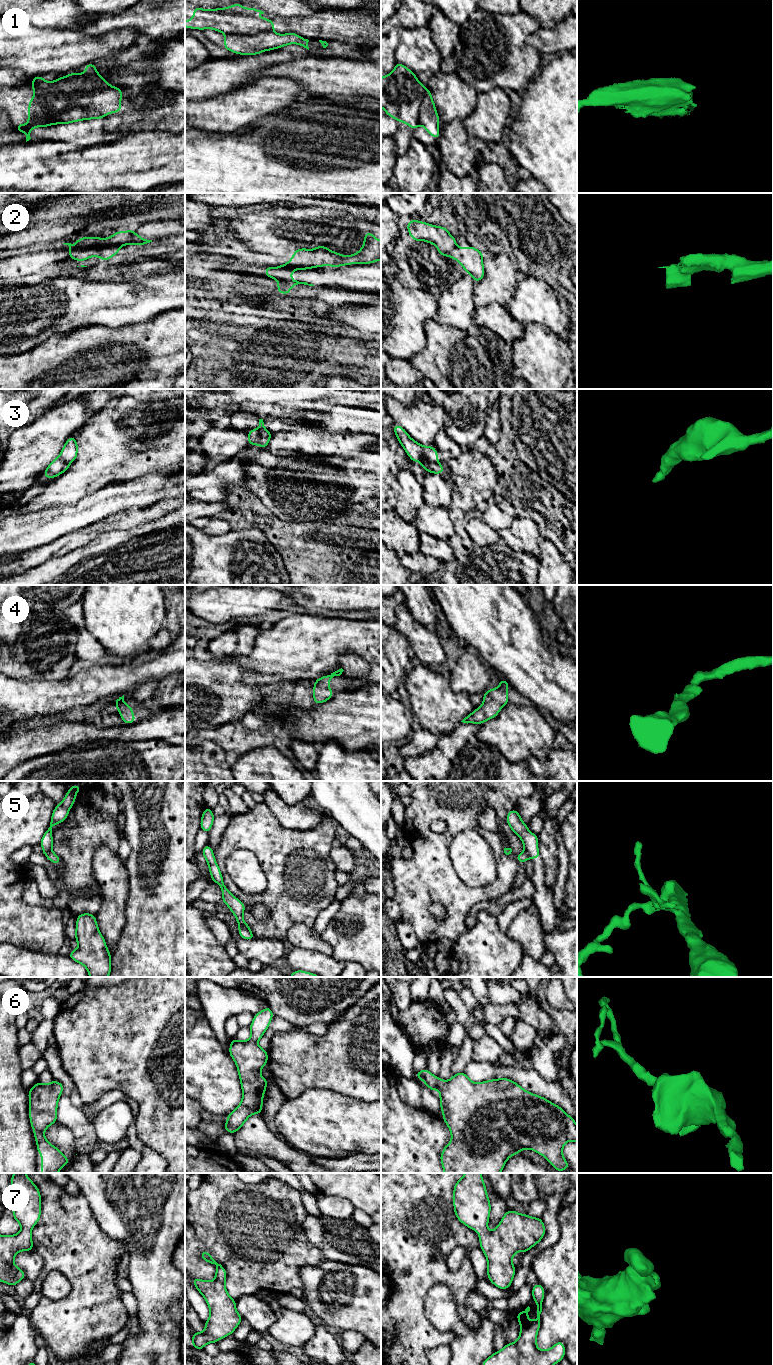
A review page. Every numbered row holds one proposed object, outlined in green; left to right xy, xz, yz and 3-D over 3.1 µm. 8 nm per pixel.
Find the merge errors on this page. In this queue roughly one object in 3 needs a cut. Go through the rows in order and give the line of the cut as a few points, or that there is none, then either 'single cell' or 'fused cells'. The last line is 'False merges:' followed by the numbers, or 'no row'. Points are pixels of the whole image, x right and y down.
1: cut xy (34, 92), (56, 114), (79, 106), (104, 115); fused cells
2: cut xz (286, 263), (292, 266), (312, 268); fused cells
3: cut yz (438, 461), (423, 460), (421, 462); fused cells
4: cut none; single cell
5: cut xz (239, 925), (250, 930); fused cells
6: cut none; single cell
7: cut none; single cell
False merges: 1, 2, 3, 5

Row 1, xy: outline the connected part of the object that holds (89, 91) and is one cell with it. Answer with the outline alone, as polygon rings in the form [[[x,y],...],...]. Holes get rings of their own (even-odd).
[[[94,63],[85,65],[84,73],[68,73],[67,77],[63,74],[53,82],[46,81],[42,76],[32,78],[32,88],[45,106],[52,110],[56,115],[61,114],[70,106],[80,107],[85,111],[99,111],[102,115],[109,115],[120,112],[123,107],[120,103],[123,98],[122,90],[111,86],[101,76]]]

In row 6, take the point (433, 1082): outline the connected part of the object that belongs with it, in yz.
[[[427,1068],[415,1072],[415,1075],[432,1092],[435,1089],[440,1091],[443,1121],[451,1133],[450,1143],[443,1148],[440,1155],[444,1173],[500,1173],[511,1156],[525,1149],[533,1150],[545,1157],[557,1172],[569,1169],[569,1164],[563,1156],[563,1147],[568,1141],[577,1142],[577,1125],[575,1118],[569,1116],[560,1106],[523,1089],[508,1078],[474,1083],[464,1072],[460,1072],[444,1081],[433,1075]]]

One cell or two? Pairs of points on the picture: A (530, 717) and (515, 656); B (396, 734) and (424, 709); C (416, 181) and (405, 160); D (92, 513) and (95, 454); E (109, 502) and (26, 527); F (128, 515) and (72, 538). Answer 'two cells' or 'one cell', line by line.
A: two cells
B: two cells
C: one cell
D: two cells
E: one cell
F: one cell

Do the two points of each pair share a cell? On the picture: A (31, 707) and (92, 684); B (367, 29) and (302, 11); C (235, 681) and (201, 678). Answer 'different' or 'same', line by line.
A: same
B: different
C: same

